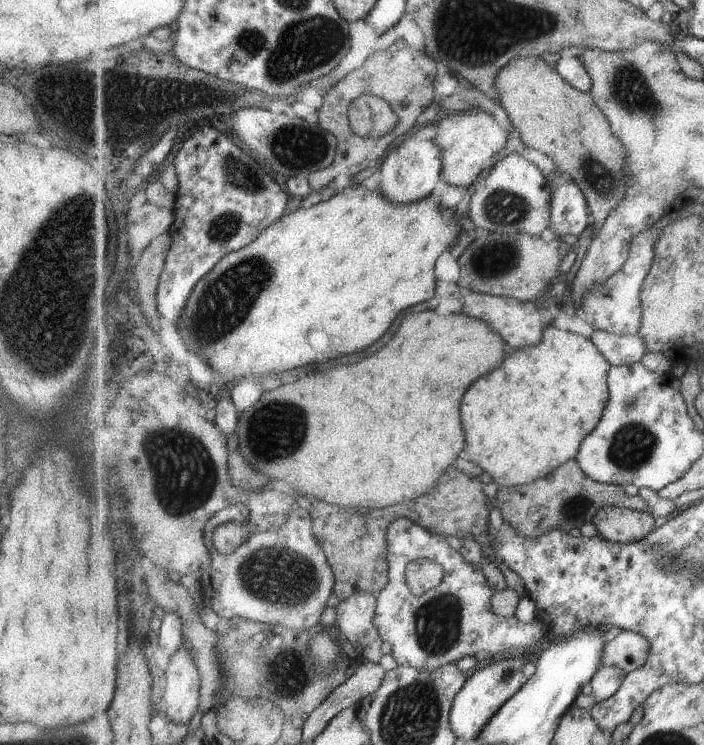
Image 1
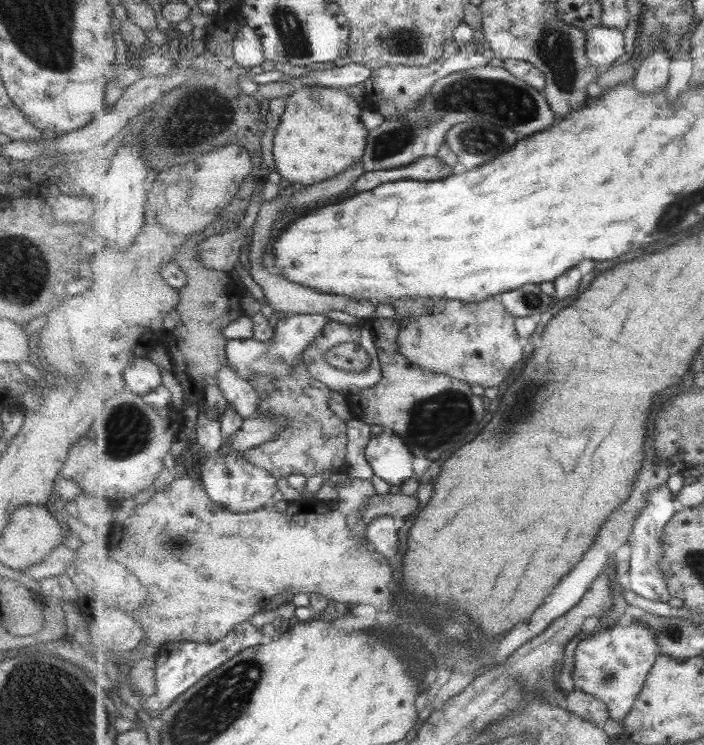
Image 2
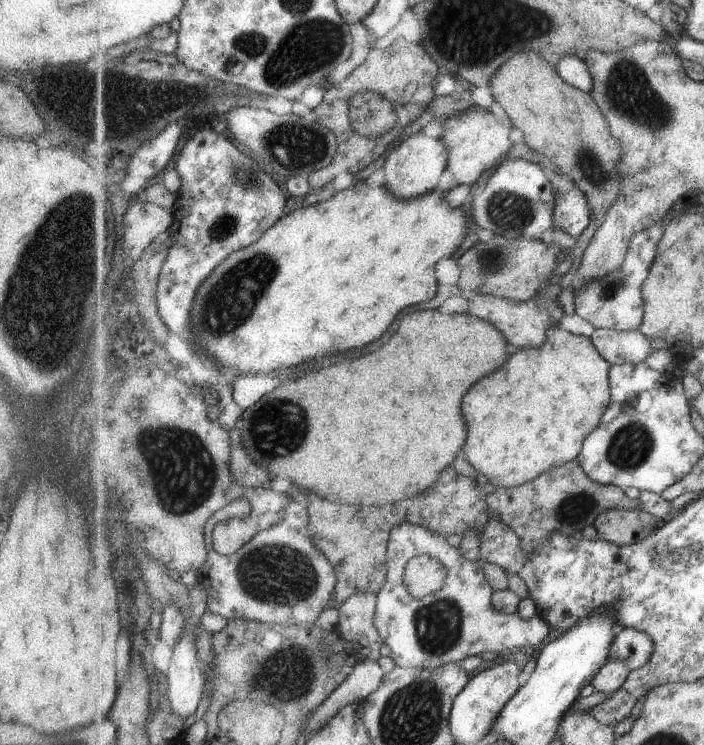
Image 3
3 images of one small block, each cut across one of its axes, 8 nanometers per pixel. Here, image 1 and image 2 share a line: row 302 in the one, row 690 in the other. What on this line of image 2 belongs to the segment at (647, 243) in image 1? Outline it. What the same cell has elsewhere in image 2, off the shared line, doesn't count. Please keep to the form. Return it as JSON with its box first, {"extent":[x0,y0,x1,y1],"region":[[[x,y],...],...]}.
{"extent":[573,618,661,724],"region":[[[626,618],[603,632],[584,639],[577,647],[573,678],[576,689],[605,702],[610,718],[620,724],[633,711],[647,678],[661,654],[657,636],[641,620]]]}

